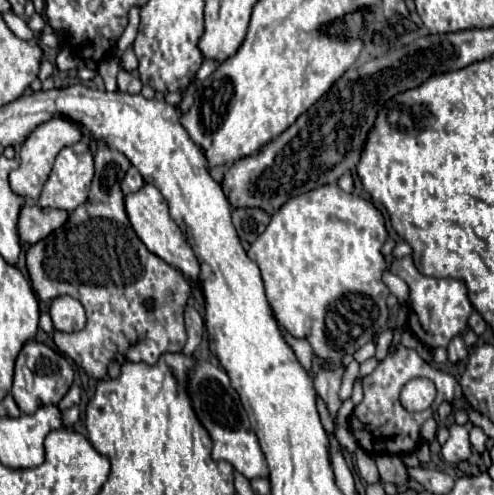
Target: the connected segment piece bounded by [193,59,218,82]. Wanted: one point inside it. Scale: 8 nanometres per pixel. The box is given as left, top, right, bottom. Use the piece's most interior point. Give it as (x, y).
(208, 66)

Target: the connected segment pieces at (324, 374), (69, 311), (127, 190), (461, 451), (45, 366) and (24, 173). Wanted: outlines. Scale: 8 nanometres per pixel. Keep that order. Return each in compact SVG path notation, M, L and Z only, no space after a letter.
M323 366L319 370L319 374L315 376L315 390L317 396L327 404L327 410L331 414L331 418L337 422L337 412L341 408L341 400L339 400L339 386L341 386L341 376L343 376L343 368L327 368Z
M59 296L51 302L49 310L53 324L61 332L75 332L85 326L85 310L79 300L71 296Z
M131 168L131 170L127 172L127 176L123 178L123 182L121 182L121 190L123 190L123 194L131 194L131 192L135 192L137 188L141 188L141 184L143 184L143 178L141 178L139 170Z
M467 422L465 426L453 426L449 430L449 440L443 444L443 458L451 464L463 462L471 456L471 444L469 444L469 428L471 422Z
M31 340L23 346L23 350L19 352L17 364L15 364L15 380L13 380L13 388L11 388L11 394L17 402L17 406L21 408L21 412L33 414L35 406L59 404L71 384L73 384L73 368L59 352L51 350L49 346L45 346L41 342L35 342L35 340Z
M53 116L51 120L39 124L39 126L25 138L25 142L23 142L23 146L21 146L21 154L19 154L21 164L19 164L19 168L9 174L9 184L11 184L13 192L37 200L37 196L41 194L43 184L45 184L47 178L49 178L49 172L51 172L51 168L53 168L53 162L55 162L57 154L59 154L65 146L77 144L77 142L81 140L81 136L83 136L83 134L81 134L79 124L73 122L73 120L69 120L69 118L63 118L63 116Z

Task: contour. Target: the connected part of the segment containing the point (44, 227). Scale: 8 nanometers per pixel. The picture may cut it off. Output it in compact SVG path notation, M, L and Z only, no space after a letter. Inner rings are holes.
M35 202L23 206L19 214L19 238L27 244L35 244L43 238L47 238L53 230L61 228L69 218L69 212L65 210L53 210L53 208L39 208Z

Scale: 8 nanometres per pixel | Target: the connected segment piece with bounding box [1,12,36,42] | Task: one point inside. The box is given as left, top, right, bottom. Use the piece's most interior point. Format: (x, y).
(16, 24)

